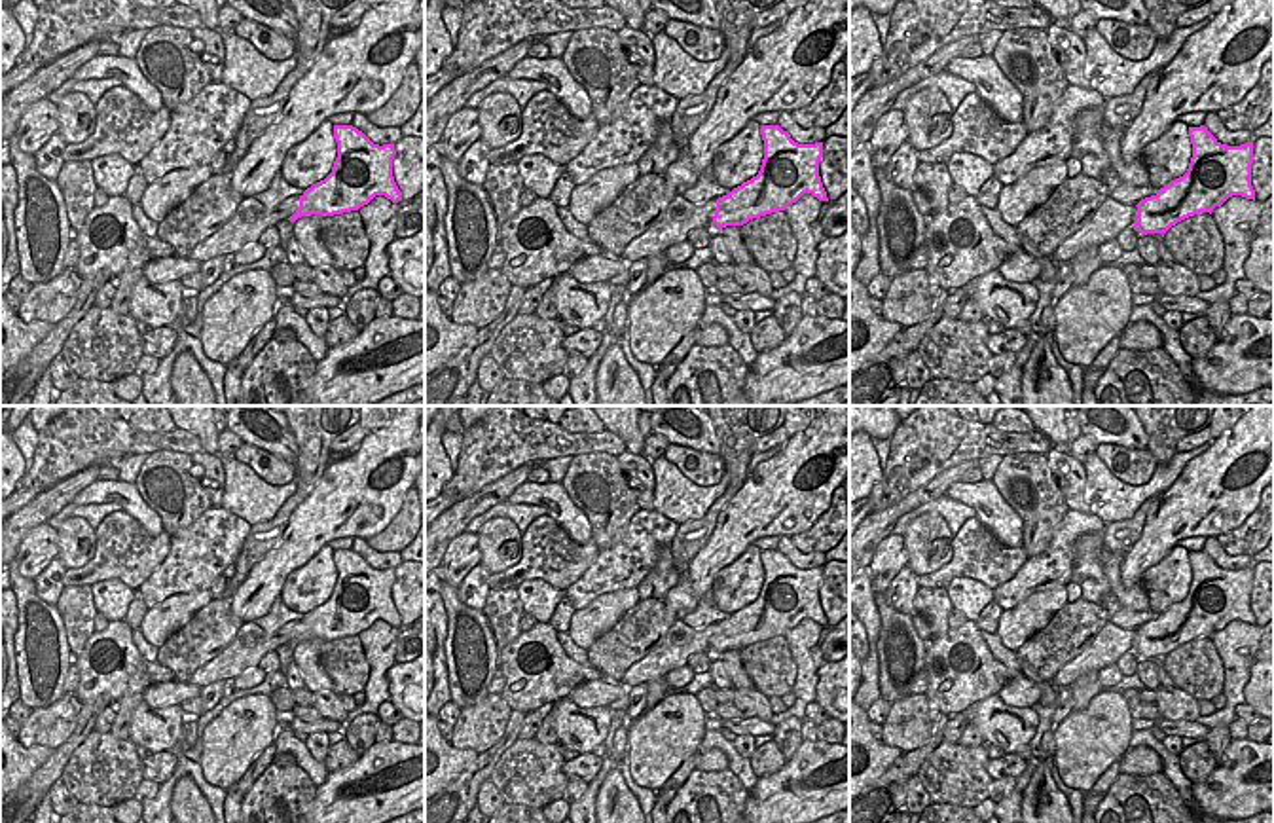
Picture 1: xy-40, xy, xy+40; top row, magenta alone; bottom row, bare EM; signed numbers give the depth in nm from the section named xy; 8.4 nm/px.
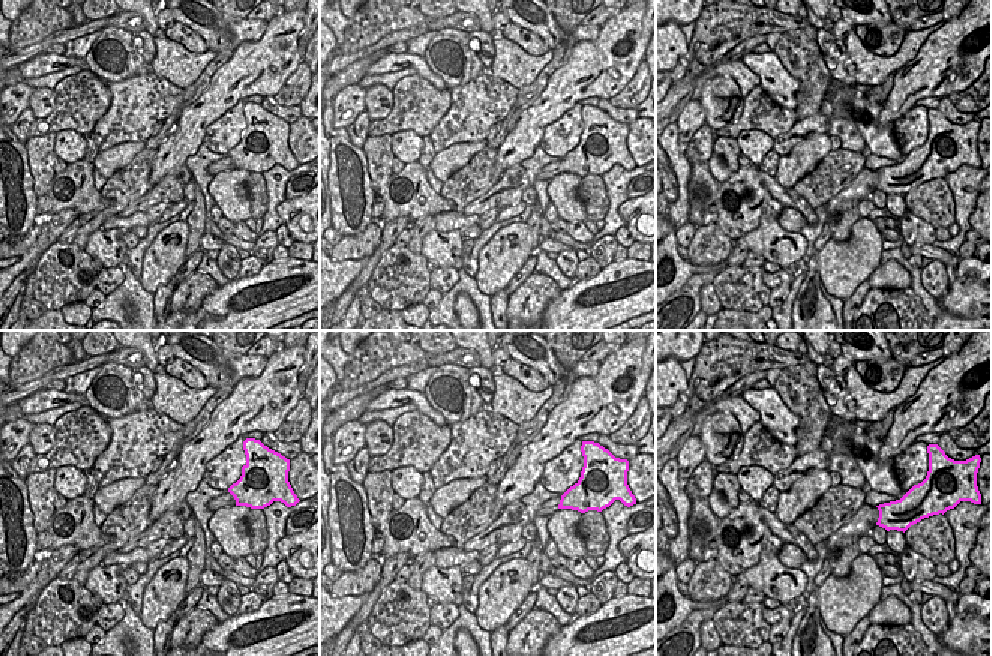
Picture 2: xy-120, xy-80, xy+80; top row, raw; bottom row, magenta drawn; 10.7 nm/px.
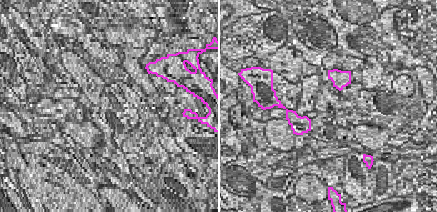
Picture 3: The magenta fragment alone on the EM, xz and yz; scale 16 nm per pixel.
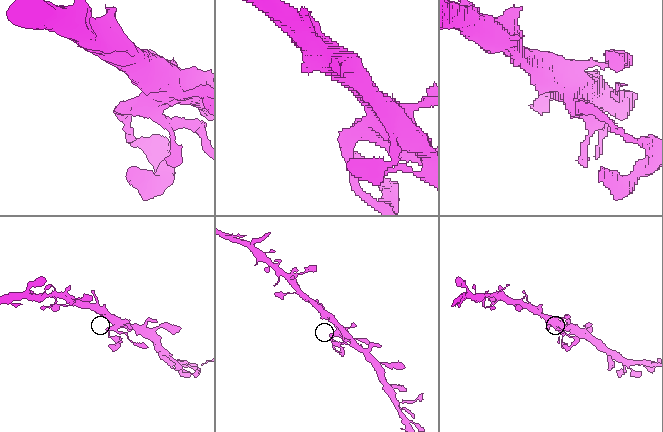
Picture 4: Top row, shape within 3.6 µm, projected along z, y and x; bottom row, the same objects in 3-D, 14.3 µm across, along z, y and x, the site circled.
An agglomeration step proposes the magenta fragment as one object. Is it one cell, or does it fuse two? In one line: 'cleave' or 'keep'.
cleave

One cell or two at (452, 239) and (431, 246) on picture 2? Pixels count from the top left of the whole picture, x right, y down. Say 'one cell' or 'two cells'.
one cell

